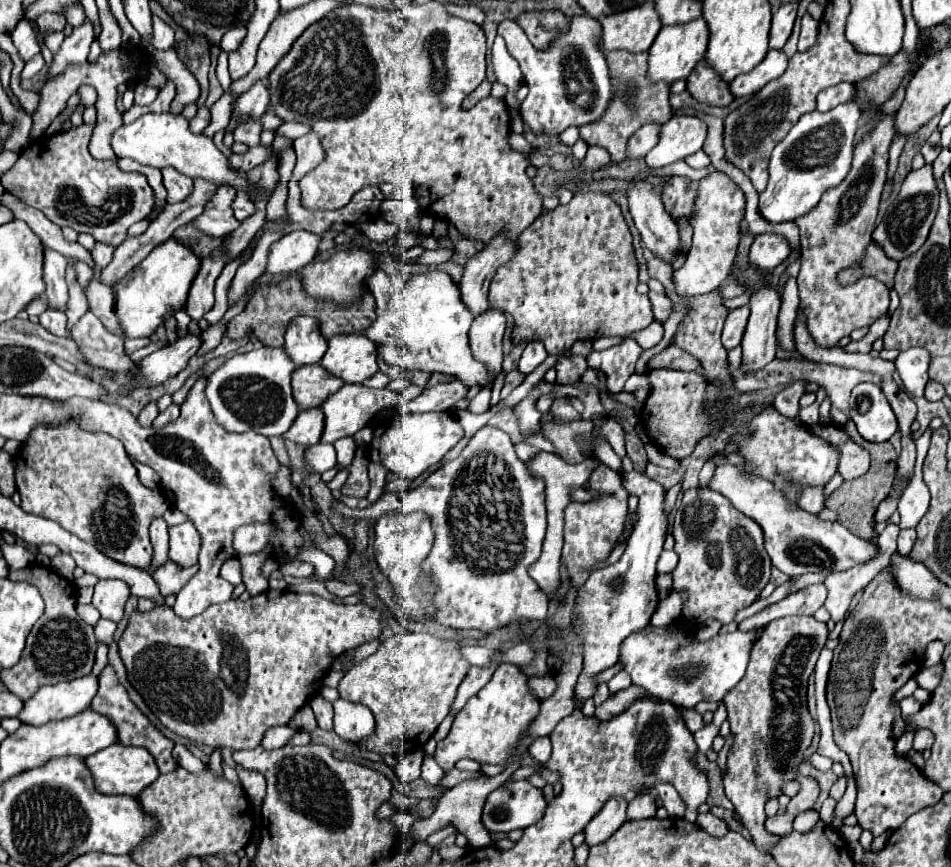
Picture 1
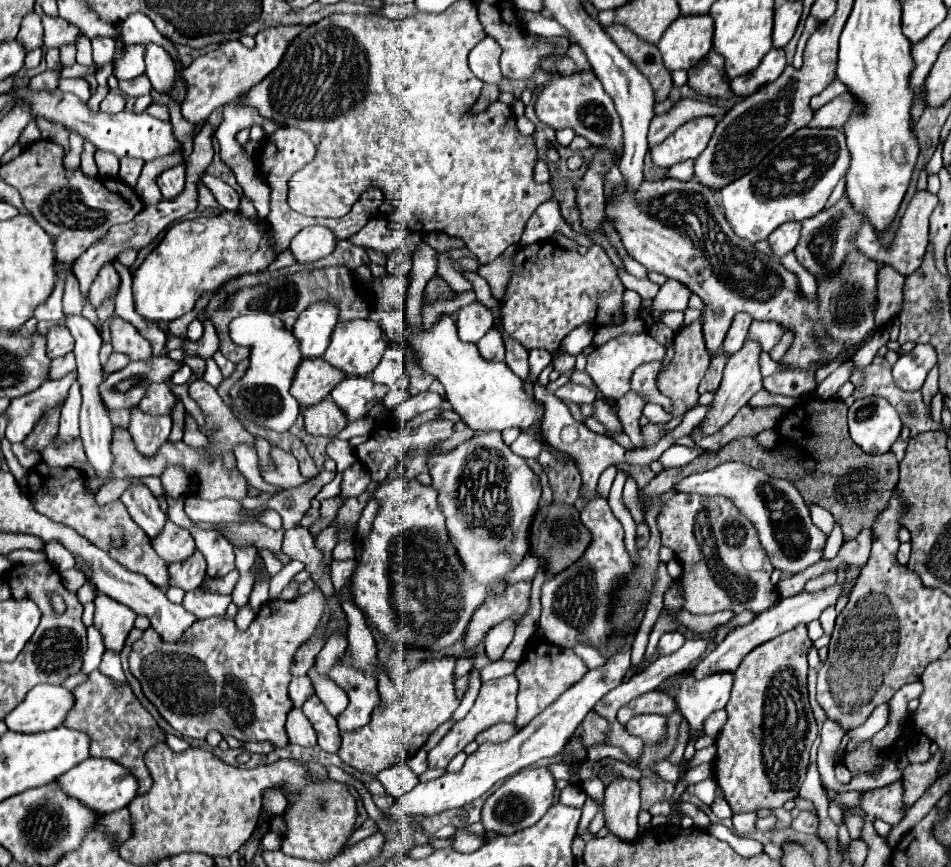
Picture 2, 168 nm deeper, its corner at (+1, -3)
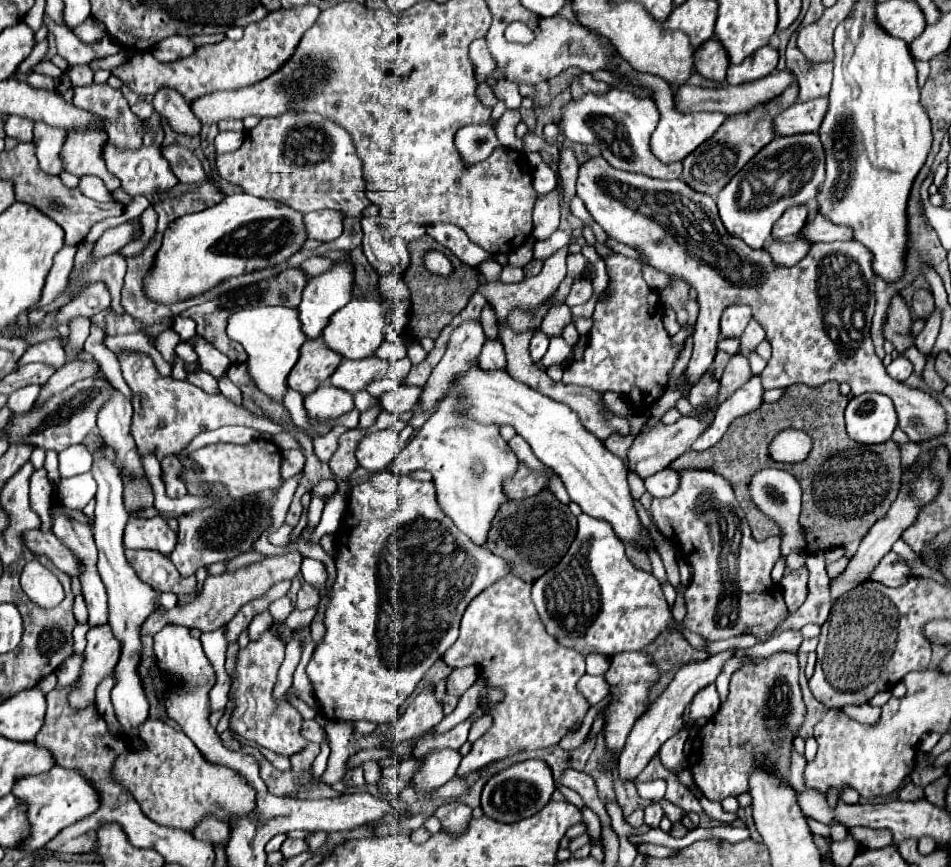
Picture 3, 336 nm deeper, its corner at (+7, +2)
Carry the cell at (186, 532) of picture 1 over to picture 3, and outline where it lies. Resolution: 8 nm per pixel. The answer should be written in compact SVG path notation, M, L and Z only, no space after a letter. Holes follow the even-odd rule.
M130 518L124 528L124 548L148 548L162 554L170 554L176 546L176 532L156 518Z

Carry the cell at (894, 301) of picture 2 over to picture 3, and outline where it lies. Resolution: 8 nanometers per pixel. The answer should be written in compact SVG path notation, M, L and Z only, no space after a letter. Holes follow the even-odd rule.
M894 296L894 300L890 302L886 324L884 324L884 336L886 336L886 340L894 342L896 352L900 352L900 354L906 348L914 346L914 336L912 336L910 328L912 328L910 310L908 310L906 302L902 300L902 296Z

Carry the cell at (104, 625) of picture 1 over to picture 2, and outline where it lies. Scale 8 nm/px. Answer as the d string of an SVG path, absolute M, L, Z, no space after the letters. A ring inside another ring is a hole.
M106 649L104 655L102 655L102 663L100 663L98 669L100 669L104 675L112 677L116 683L126 683L124 673L122 673L122 667L120 667L120 659L118 659L116 653L112 653L112 651Z

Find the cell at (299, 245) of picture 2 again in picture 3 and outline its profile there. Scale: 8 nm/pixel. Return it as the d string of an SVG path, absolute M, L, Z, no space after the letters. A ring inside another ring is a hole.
M340 210L308 212L304 216L304 220L306 220L306 228L308 228L308 238L320 240L320 242L330 242L342 234L344 214Z

